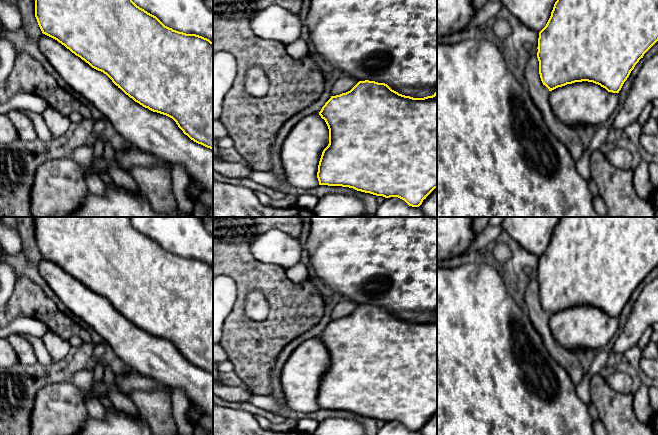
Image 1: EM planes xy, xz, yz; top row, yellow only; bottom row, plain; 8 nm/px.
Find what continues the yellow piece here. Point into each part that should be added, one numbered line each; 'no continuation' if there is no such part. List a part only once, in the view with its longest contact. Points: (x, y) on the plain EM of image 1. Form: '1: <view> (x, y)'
1: xy (158, 358)

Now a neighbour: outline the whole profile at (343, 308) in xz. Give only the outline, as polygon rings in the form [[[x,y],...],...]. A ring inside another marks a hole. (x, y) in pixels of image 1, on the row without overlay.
[[[340,299],[331,313],[331,319],[336,320],[350,315],[359,305],[353,301]]]

